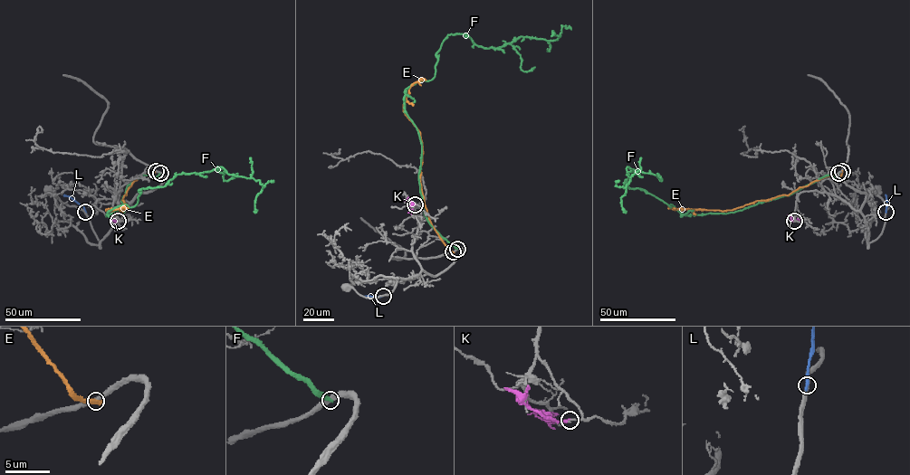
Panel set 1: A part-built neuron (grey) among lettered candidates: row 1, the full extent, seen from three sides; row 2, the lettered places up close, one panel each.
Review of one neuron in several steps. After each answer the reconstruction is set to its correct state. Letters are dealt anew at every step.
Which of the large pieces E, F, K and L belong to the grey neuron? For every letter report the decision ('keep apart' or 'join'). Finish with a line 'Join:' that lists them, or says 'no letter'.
E: keep apart
F: keep apart
K: keep apart
L: keep apart
Join: no letter

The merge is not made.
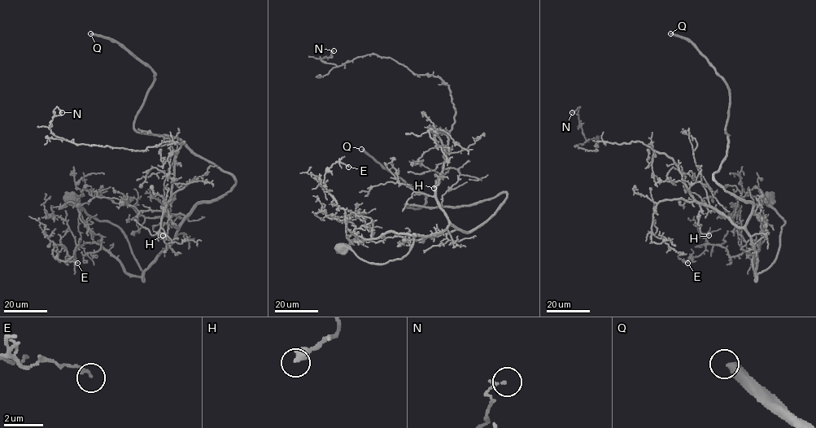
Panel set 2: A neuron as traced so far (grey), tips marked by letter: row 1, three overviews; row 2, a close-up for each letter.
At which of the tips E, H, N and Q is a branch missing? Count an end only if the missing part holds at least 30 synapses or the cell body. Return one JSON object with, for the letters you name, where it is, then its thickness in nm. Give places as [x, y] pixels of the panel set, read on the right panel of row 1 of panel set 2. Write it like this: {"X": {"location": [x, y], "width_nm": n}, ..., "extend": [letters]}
{"Q": {"location": [670, 33], "width_nm": 440}, "extend": ["Q"]}

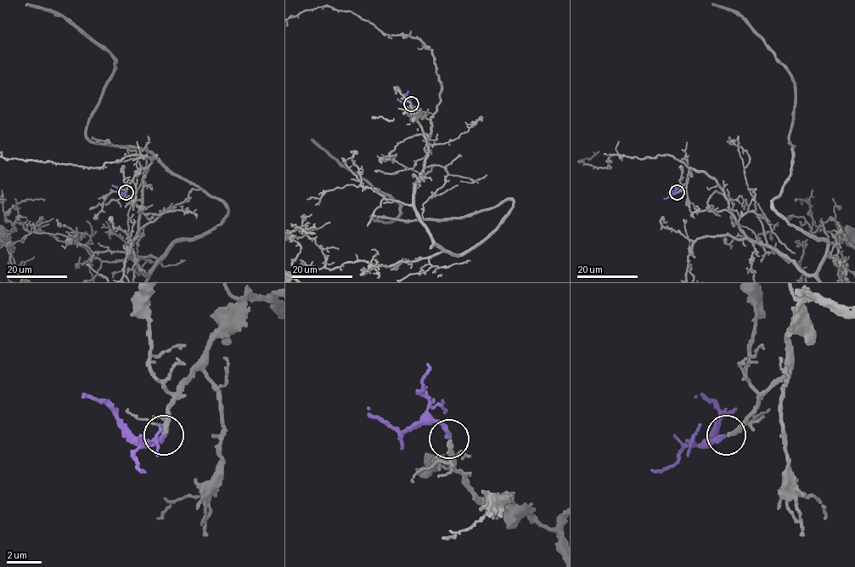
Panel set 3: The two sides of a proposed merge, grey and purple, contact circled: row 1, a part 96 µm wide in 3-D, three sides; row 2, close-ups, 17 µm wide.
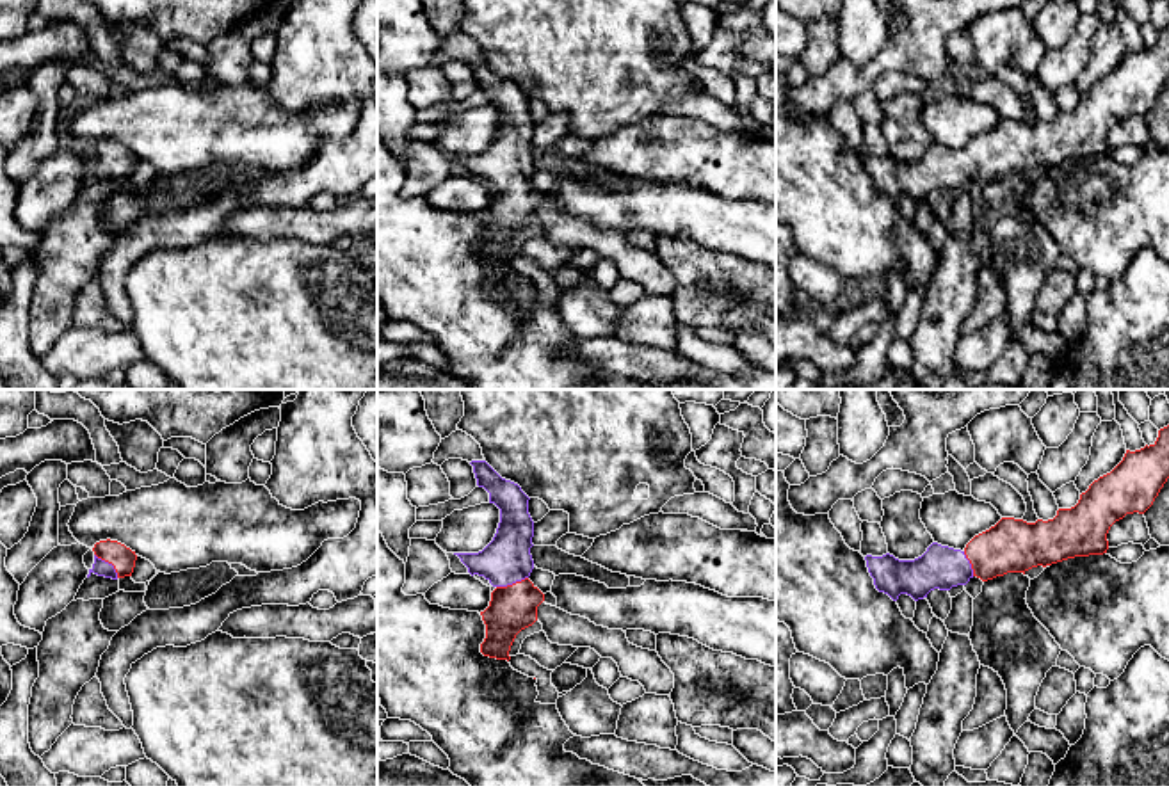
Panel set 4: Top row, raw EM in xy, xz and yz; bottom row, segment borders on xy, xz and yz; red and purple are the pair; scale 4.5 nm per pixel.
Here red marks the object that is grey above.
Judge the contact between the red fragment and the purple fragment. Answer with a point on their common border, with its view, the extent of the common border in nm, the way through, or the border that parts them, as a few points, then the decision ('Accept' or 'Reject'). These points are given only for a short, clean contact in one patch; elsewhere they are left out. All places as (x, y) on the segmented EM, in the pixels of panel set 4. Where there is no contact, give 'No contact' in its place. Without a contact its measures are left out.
Touches red at xz (513, 584). Shared border 150 nm. Path across: xz (515, 607), (513, 584), (506, 559). Accept

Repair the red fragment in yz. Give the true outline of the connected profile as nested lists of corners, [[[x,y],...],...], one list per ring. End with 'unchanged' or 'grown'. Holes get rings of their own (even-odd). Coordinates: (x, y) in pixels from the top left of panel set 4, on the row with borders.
[[[1169,425],[1158,430],[1153,445],[1126,450],[1110,473],[1094,480],[1075,507],[1059,509],[1053,519],[1027,523],[1002,517],[975,535],[963,551],[932,542],[915,560],[899,560],[890,553],[867,555],[867,567],[879,592],[893,601],[900,594],[918,601],[934,589],[966,585],[973,576],[988,581],[1075,557],[1103,555],[1110,526],[1126,514],[1144,514],[1167,478]]] | grown

